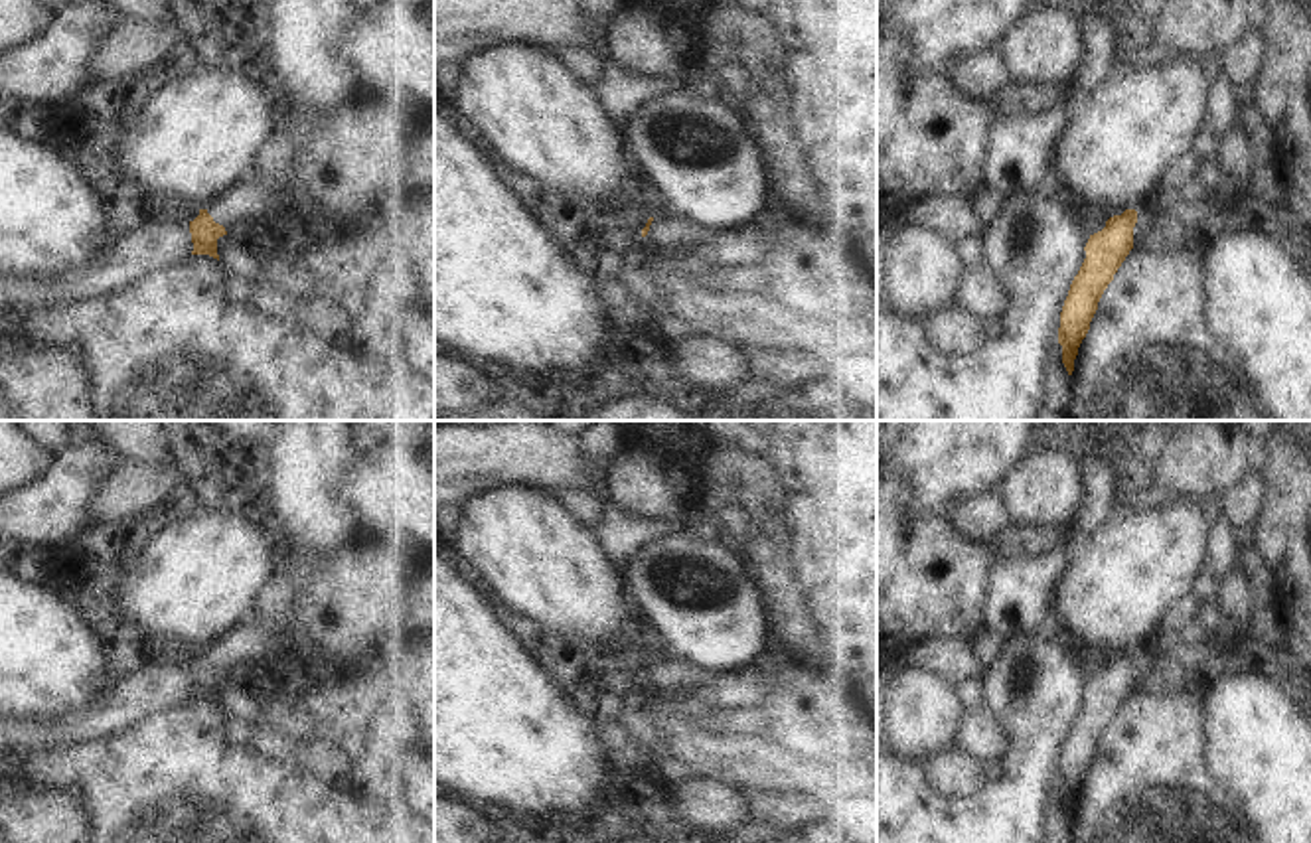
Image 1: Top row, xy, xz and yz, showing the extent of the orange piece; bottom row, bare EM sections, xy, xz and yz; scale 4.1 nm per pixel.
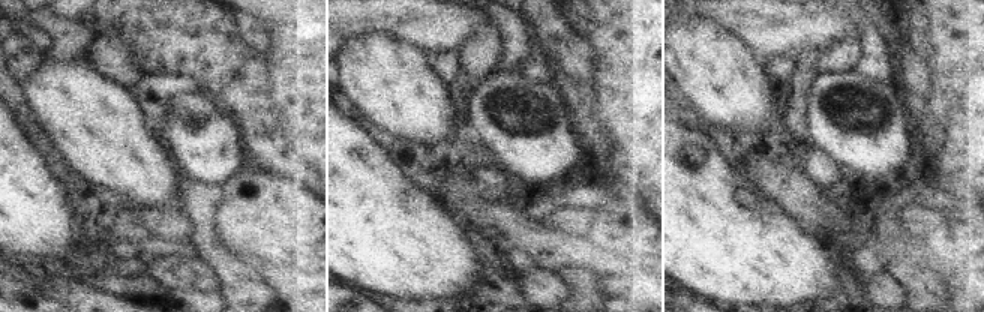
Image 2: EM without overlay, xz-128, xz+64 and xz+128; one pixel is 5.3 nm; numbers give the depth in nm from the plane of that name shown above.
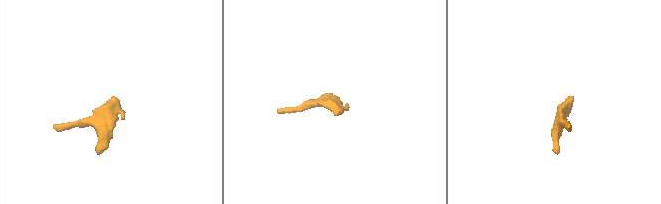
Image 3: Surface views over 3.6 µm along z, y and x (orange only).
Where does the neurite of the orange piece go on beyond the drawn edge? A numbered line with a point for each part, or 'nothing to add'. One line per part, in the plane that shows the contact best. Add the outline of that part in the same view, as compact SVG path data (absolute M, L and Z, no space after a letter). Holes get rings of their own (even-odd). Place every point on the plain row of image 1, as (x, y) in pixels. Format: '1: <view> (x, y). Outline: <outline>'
1: xy (257, 636). Outline: M267 608L253 610L247 620L219 636L205 651L223 669L231 663L257 661L280 653L290 653L302 667L330 665L336 661L300 626L282 636L276 630L274 614Z

